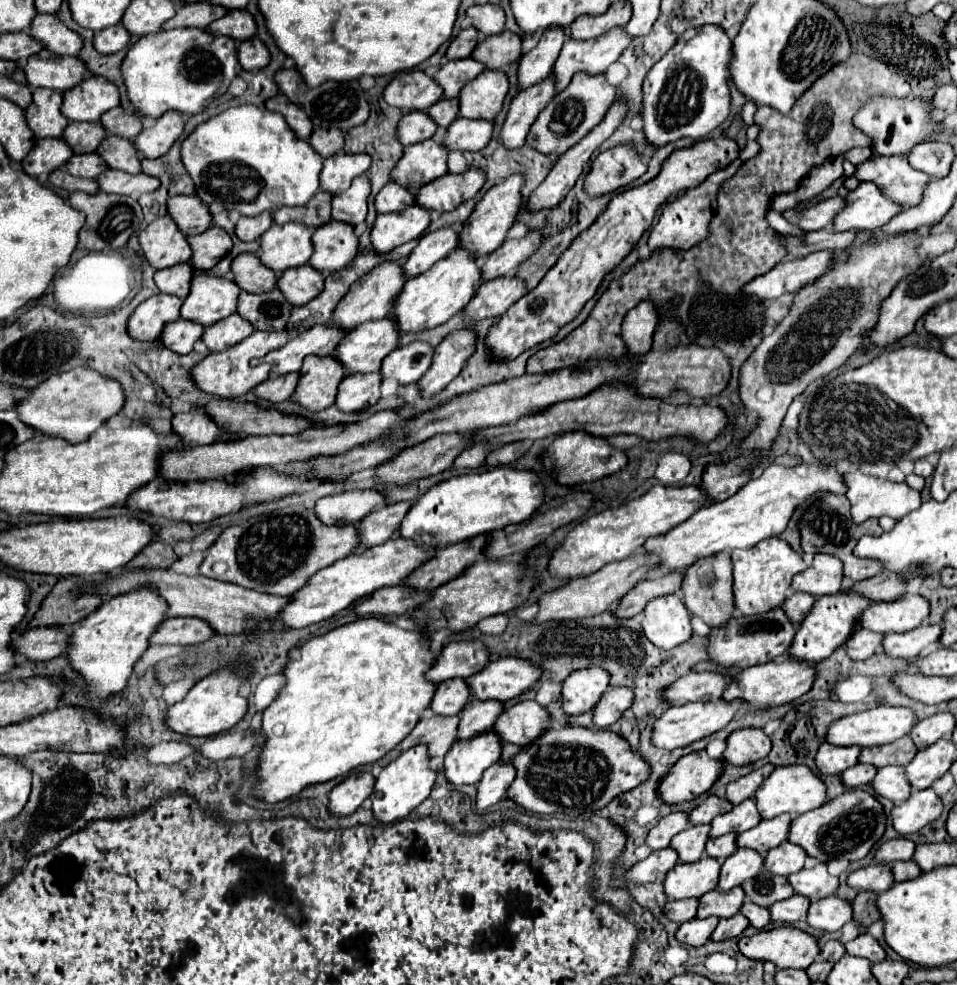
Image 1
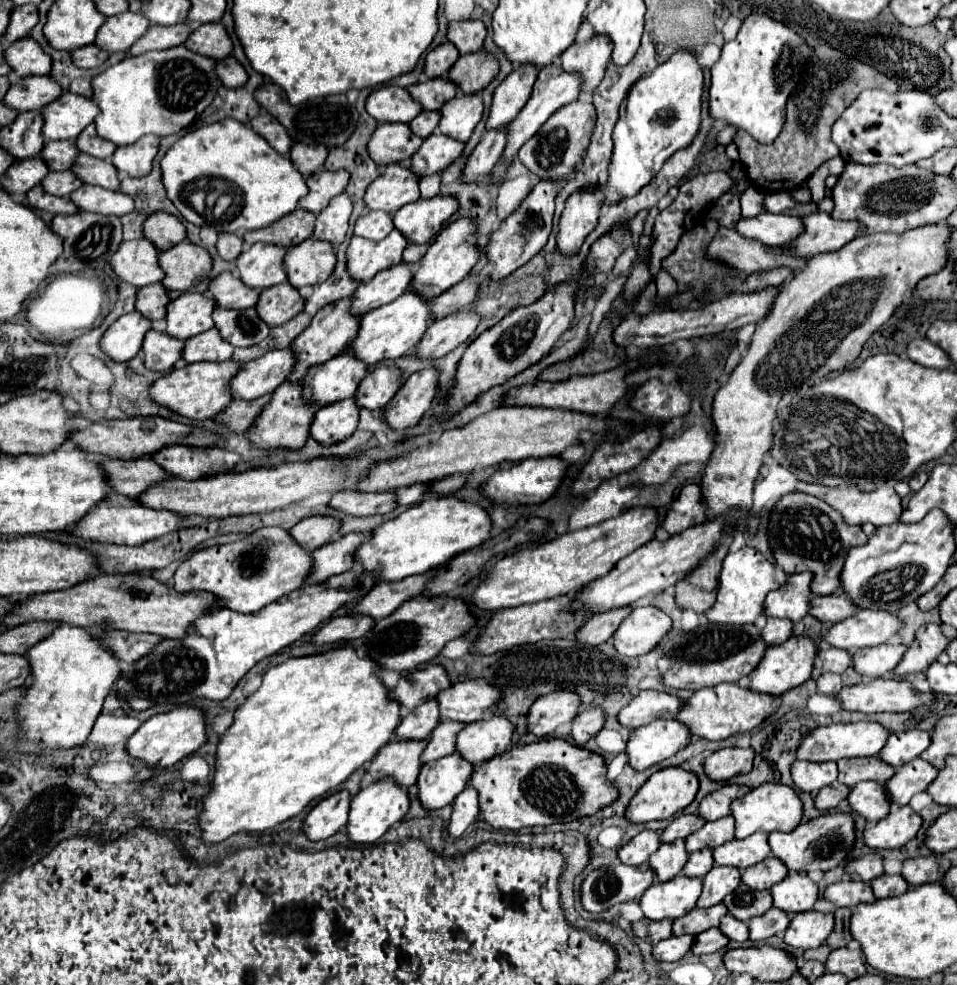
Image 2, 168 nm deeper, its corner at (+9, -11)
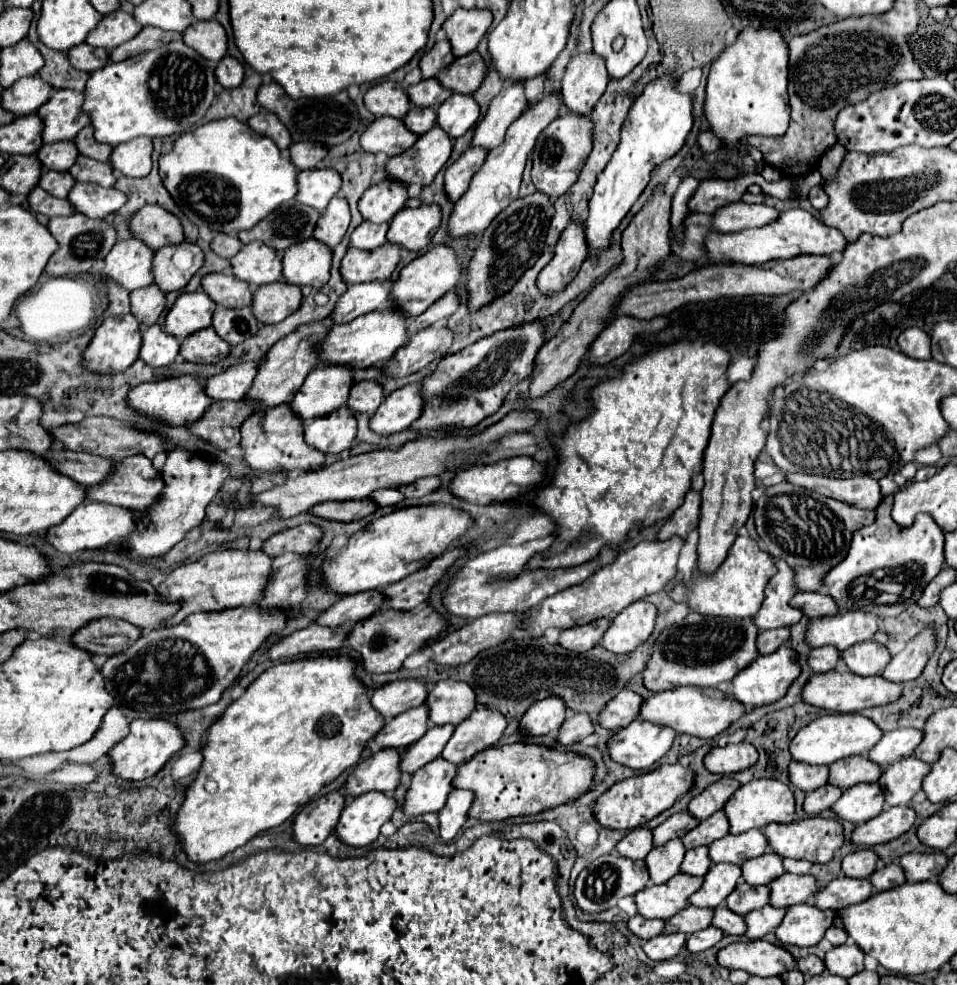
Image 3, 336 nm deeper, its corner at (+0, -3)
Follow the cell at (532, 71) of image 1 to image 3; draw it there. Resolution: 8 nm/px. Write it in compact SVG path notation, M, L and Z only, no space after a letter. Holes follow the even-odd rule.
M510 83L508 87L504 87L496 95L496 99L492 99L484 119L476 127L472 145L486 149L498 147L504 141L510 123L516 121L526 107L528 107L528 99L524 93L524 83L516 83L516 87L512 87Z

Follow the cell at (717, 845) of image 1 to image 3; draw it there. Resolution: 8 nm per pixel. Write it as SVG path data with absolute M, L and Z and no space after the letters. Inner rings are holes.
M696 847L696 849L686 851L686 857L684 857L680 869L688 875L704 877L706 871L710 869L710 865L712 865L712 859L708 855L708 847Z

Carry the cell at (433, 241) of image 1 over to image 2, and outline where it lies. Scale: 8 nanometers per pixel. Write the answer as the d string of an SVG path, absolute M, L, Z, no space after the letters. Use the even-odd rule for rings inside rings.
M399 263L387 271L381 271L371 281L359 283L355 293L351 295L349 313L355 317L365 315L371 309L377 309L385 303L395 301L401 293L405 293L411 285L411 267Z

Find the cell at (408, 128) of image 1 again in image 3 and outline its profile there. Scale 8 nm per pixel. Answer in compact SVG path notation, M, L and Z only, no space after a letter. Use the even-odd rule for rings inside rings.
M378 117L360 137L360 145L368 153L386 153L386 155L400 155L412 143L416 143L416 133L404 127L402 119L394 117Z

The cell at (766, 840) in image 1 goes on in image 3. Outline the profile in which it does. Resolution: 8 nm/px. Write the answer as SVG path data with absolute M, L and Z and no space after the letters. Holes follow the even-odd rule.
M752 829L740 835L726 835L710 845L710 859L714 863L734 863L742 865L748 859L760 857L766 853L768 841L764 839L762 829Z

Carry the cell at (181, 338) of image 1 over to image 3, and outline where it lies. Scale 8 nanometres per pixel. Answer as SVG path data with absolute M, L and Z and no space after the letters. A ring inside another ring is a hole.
M152 325L142 333L140 359L150 367L164 367L174 363L178 351L178 339L174 335L168 335L160 325Z

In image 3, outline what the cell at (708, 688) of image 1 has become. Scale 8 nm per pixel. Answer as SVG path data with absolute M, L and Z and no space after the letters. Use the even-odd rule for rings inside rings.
M624 689L620 691L612 703L608 703L600 715L600 725L614 731L630 725L634 719L640 717L640 701L644 701L642 695Z

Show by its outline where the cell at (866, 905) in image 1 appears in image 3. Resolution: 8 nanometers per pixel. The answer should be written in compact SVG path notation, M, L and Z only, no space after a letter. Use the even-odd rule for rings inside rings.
M840 917L834 919L832 927L826 931L826 939L832 943L832 945L844 945L848 941L848 933L844 931L844 923Z

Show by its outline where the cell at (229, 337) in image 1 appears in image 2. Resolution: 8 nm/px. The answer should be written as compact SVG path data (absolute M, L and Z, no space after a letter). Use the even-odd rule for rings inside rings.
M215 327L187 339L183 347L183 359L187 363L195 363L195 361L221 363L221 361L229 361L231 355L233 355L233 347L229 343L223 343L223 339L219 339Z

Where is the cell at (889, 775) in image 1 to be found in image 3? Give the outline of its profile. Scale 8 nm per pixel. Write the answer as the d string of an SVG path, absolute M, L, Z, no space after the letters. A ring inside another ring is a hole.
M856 783L842 793L832 809L840 819L860 825L880 815L884 809L884 795L880 795L880 787L876 787L876 783Z

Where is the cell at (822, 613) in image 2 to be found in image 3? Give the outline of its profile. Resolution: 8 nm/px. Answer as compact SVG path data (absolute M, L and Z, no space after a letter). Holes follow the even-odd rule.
M798 591L792 601L794 607L800 607L806 617L816 619L816 617L826 617L826 615L836 615L840 609L836 607L836 601L830 595L824 593L806 593Z

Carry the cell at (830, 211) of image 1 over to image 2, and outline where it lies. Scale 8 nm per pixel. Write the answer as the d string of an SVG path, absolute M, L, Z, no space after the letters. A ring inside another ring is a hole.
M759 213L757 217L741 217L735 223L735 231L745 239L757 239L765 245L777 247L783 243L789 243L799 235L803 225L799 223L799 217L789 215L773 215L773 213Z

